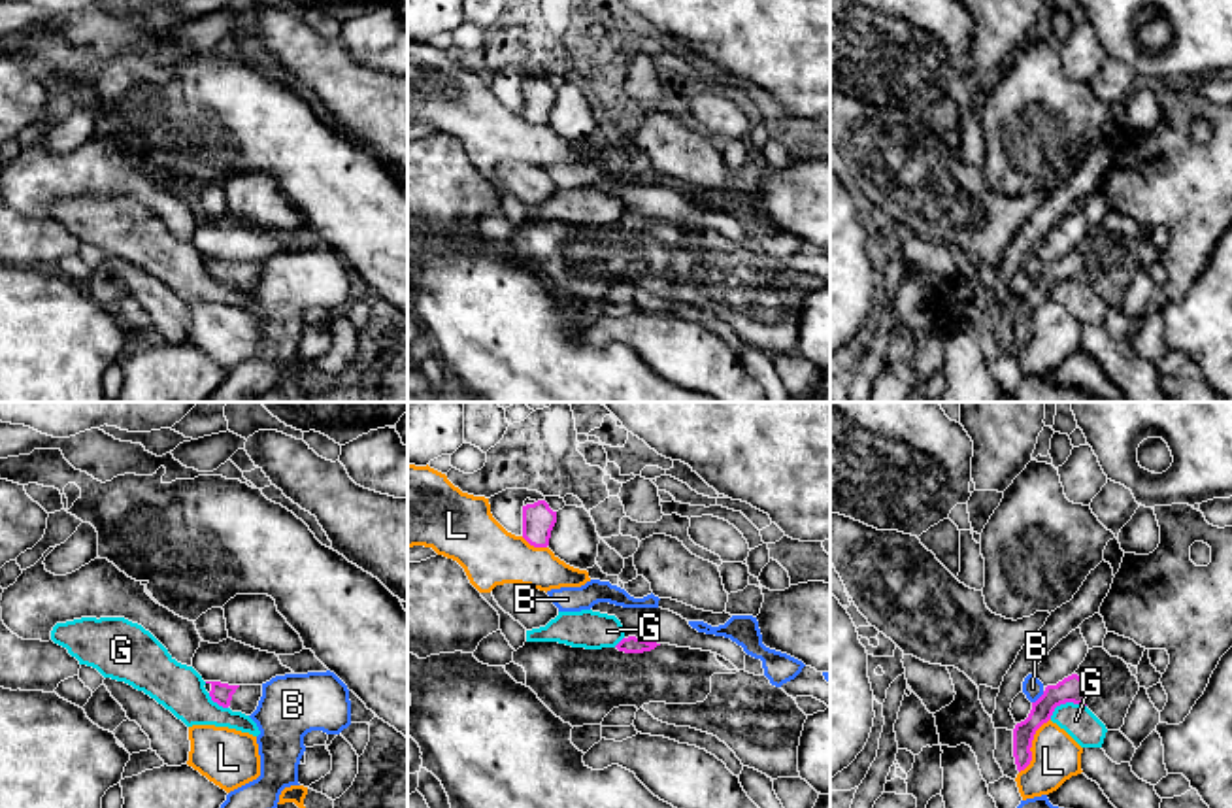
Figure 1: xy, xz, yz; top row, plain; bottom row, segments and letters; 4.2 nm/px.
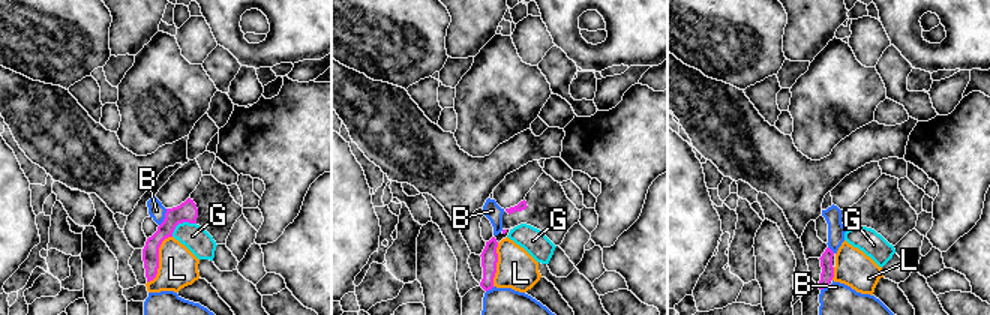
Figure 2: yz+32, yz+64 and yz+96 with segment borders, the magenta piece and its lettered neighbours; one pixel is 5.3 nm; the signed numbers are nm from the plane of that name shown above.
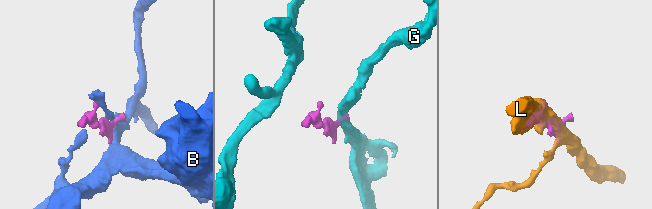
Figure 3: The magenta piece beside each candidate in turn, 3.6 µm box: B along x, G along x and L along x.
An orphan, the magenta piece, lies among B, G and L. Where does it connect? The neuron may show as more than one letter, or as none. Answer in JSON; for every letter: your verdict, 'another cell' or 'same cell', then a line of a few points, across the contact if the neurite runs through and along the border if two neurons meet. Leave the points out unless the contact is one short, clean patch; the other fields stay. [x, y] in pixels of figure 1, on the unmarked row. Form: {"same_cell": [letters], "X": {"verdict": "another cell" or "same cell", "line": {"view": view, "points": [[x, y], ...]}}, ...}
{"same_cell": [], "B": {"verdict": "another cell"}, "G": {"verdict": "another cell", "line": {"view": "yz", "points": [[1085, 282], [1061, 280], [1049, 295]]}}, "L": {"verdict": "another cell"}}

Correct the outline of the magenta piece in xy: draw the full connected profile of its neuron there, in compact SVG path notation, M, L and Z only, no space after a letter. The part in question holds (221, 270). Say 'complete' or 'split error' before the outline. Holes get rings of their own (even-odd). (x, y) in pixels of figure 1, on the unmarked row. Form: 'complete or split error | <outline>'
split error | M206 259L211 262L209 274L223 285L251 293L262 274L262 262L228 262L221 259Z

